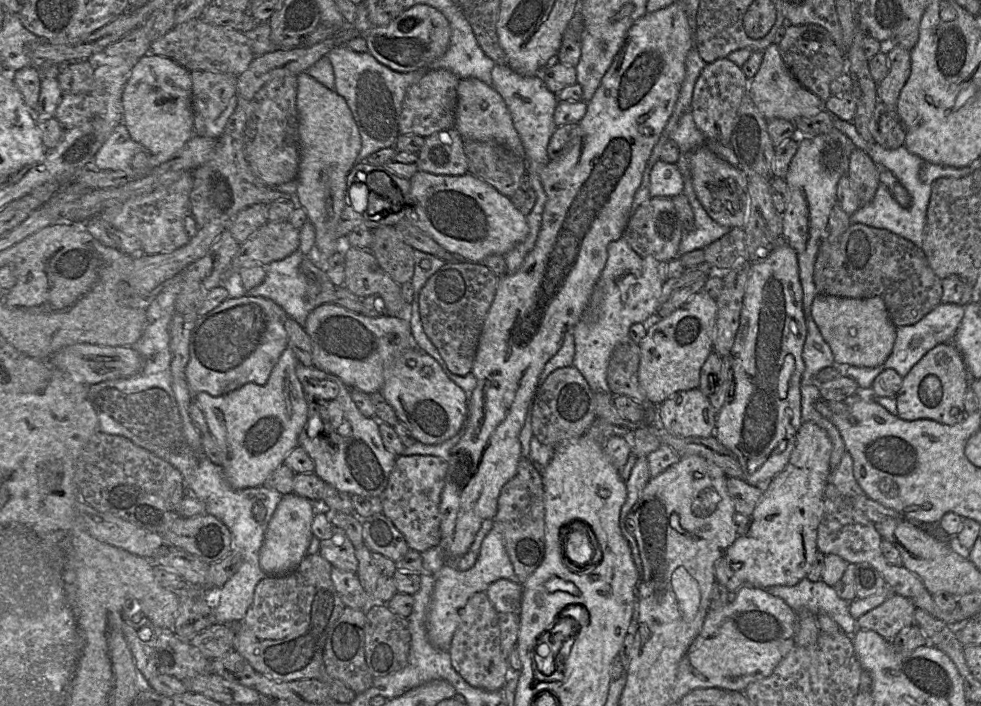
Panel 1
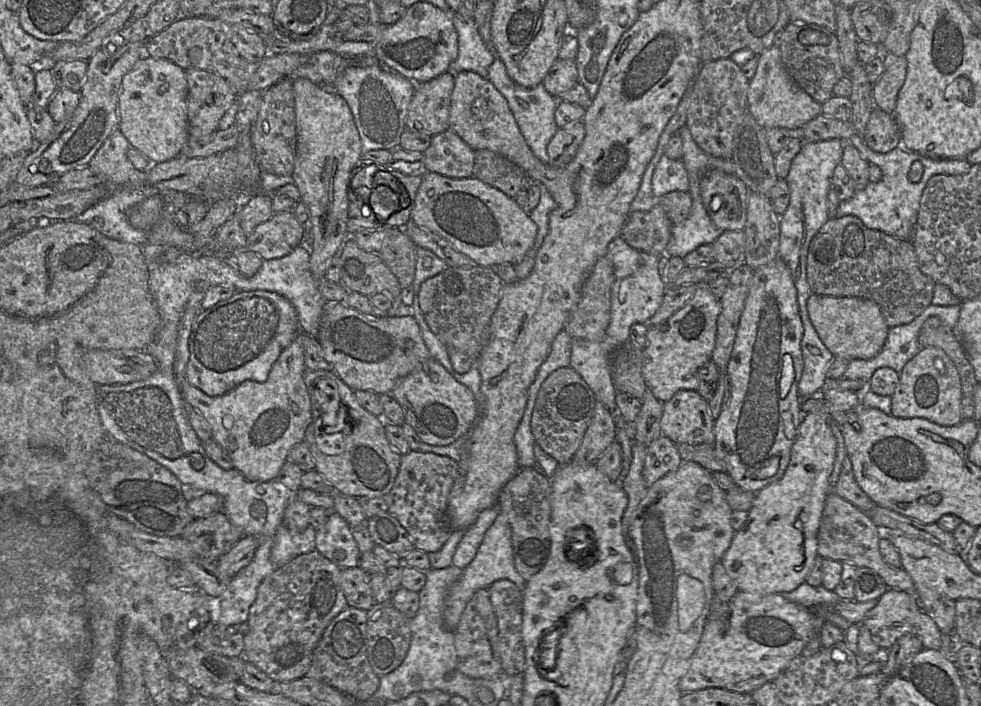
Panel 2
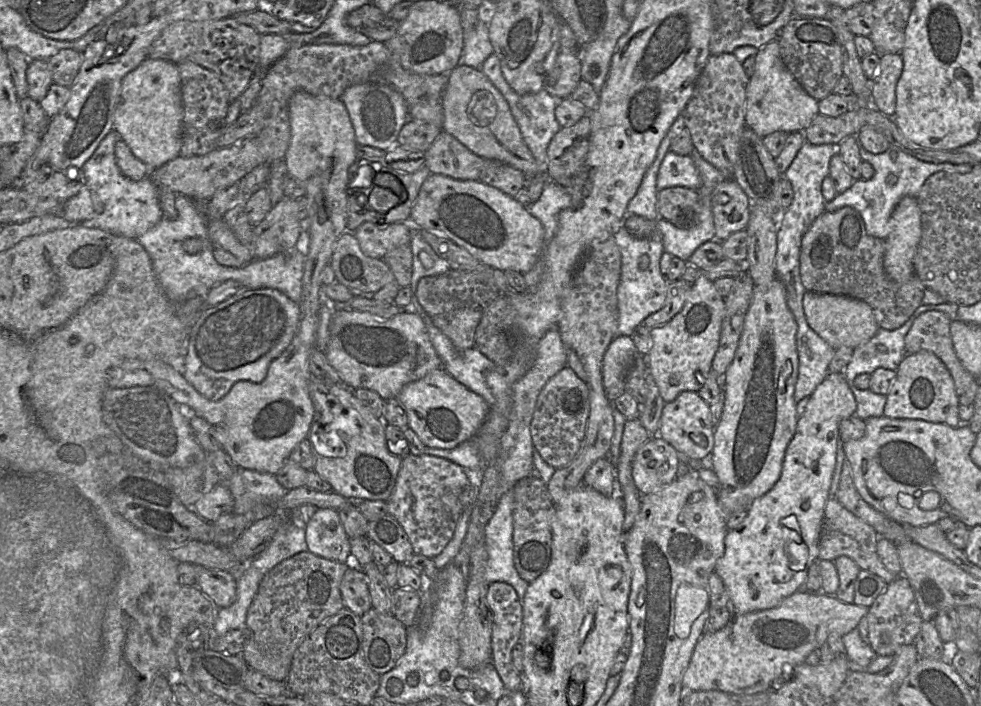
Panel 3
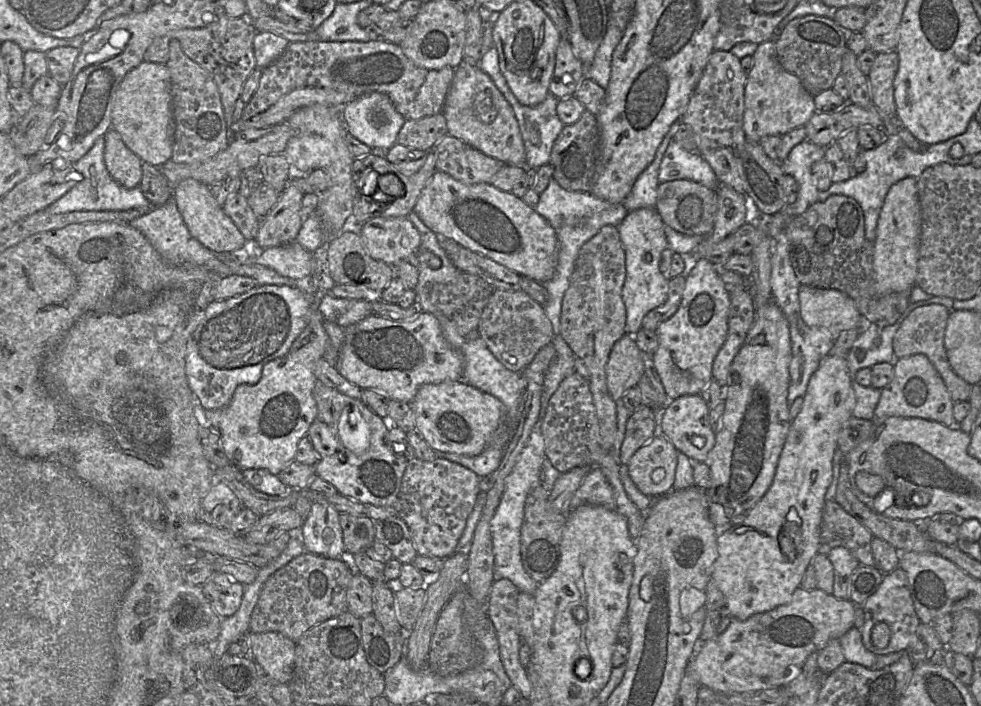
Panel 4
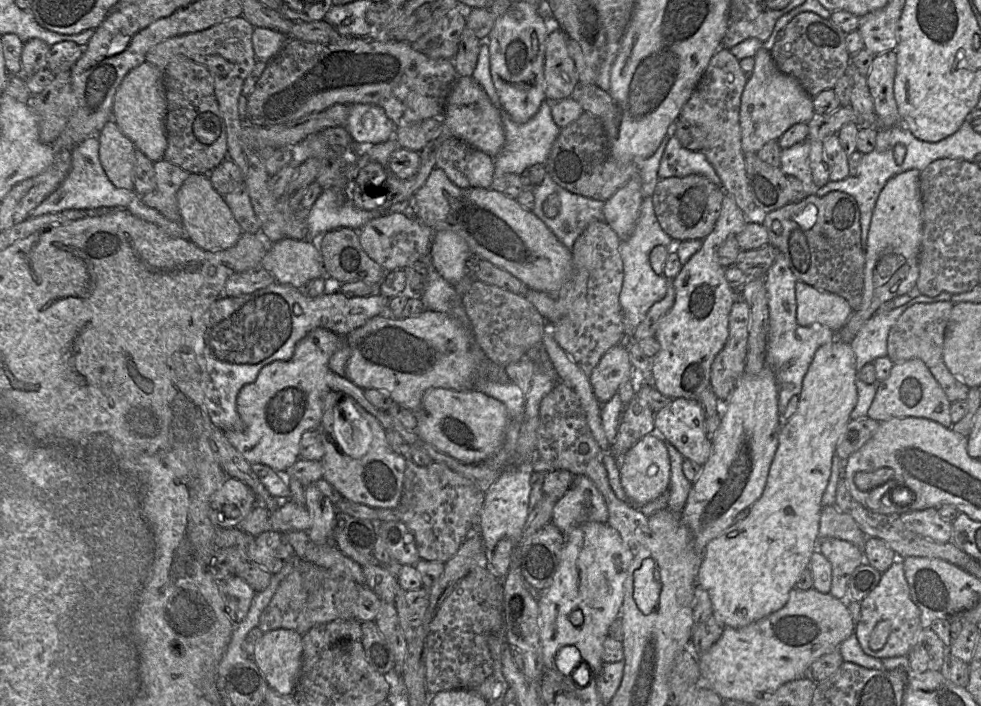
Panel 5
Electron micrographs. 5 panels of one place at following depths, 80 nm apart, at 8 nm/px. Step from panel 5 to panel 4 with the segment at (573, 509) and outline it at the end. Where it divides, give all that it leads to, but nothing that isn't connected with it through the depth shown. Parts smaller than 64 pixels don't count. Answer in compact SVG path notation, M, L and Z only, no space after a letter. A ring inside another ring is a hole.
M593 467L585 475L580 487L576 490L569 503L566 514L584 504L598 505L615 510L613 490L600 468Z

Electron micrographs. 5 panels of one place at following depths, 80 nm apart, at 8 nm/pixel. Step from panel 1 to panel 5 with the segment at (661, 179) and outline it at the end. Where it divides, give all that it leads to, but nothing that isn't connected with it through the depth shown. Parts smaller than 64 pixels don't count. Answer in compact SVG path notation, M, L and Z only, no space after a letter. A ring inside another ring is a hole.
M674 135L670 138L661 158L658 176L660 179L669 177L685 177L699 174L707 177L719 187L722 181L702 151L692 151L682 146Z

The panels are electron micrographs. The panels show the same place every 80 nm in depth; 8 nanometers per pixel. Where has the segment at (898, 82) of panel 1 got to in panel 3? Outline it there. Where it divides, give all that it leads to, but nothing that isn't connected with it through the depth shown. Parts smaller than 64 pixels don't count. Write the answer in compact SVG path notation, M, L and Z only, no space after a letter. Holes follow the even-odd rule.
M887 53L880 56L879 67L871 80L871 101L877 110L893 117L896 110L896 85L903 71L903 59L899 53Z

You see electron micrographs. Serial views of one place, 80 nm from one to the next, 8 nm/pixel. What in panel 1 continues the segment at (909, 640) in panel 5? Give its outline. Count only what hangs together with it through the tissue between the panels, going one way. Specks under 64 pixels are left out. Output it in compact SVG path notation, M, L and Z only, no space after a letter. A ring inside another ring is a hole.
M892 592L882 604L863 614L857 620L857 626L858 629L873 630L885 640L892 641L903 628L914 624L914 612L916 608L911 600Z

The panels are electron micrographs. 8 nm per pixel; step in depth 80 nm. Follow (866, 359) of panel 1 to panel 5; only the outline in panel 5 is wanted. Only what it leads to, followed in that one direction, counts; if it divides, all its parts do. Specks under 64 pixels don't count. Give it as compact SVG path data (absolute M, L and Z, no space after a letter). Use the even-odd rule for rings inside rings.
M801 281L796 282L795 294L797 323L803 327L820 324L838 333L854 312L844 298Z

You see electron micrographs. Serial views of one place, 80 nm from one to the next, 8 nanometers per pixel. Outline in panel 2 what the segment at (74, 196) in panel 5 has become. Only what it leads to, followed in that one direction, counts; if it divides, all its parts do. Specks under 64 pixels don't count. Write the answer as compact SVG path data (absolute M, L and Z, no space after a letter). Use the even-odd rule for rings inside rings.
M119 128L115 129L104 141L88 164L97 176L102 178L103 184L109 191L109 195L90 206L79 214L75 220L95 228L104 236L135 245L147 243L147 232L132 227L128 221L128 211L134 206L142 203L153 195L160 195L165 200L165 205L174 209L183 209L189 196L173 190L158 189L151 185L147 179L146 172L136 170L127 157L130 144Z

